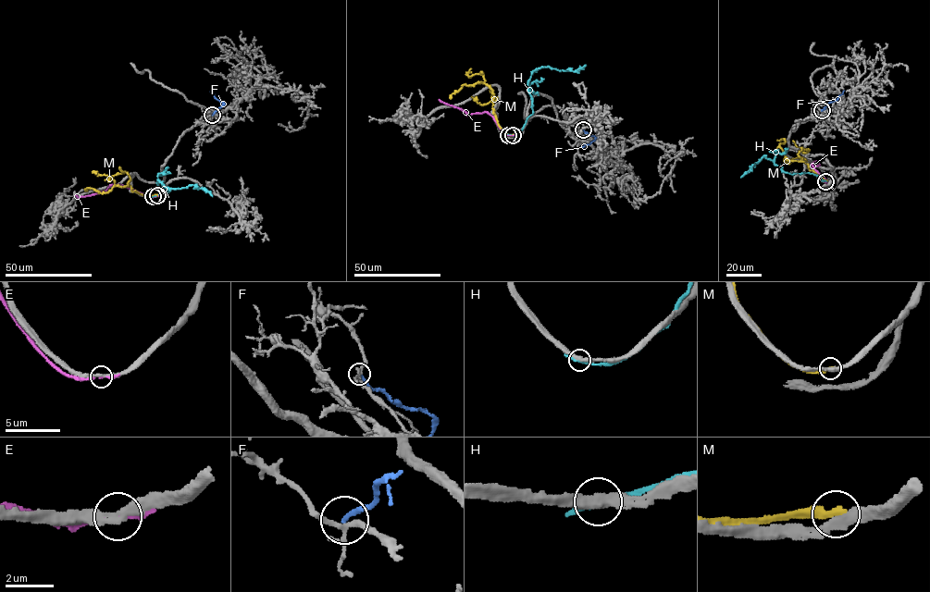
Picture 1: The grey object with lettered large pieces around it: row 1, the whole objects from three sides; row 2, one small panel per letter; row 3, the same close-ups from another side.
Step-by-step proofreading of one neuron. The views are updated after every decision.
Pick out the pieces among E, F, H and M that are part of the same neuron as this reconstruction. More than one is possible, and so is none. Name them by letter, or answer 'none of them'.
none of them

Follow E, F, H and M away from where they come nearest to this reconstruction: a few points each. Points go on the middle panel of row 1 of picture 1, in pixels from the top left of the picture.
E: (512, 135), (504, 134), (489, 113), (468, 115), (439, 100)
F: (583, 129), (595, 139), (580, 147)
H: (508, 135), (514, 135), (522, 129), (532, 114), (528, 85), (532, 72), (548, 67), (576, 71), (586, 65)
M: (513, 135), (506, 134), (498, 124), (492, 107), (492, 91), (487, 85), (481, 82), (464, 84), (451, 98)

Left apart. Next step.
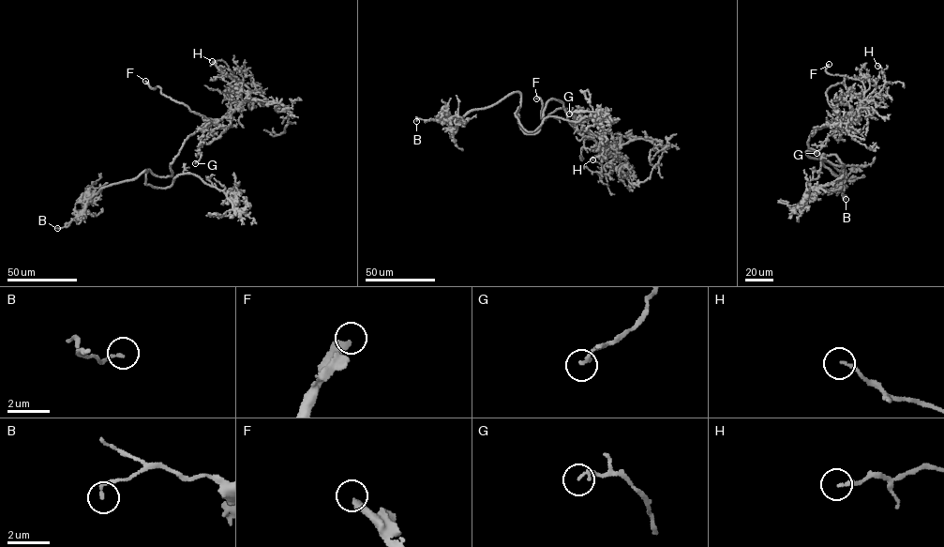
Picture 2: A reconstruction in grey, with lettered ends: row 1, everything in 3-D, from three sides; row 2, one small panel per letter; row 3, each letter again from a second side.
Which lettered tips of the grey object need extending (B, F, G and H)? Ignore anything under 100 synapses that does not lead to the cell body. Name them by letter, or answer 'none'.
F

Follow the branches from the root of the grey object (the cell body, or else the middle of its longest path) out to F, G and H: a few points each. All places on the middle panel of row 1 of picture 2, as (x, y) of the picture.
F: (544, 110), (549, 99), (561, 102), (570, 125), (591, 136), (566, 109), (543, 119), (536, 98)
G: (544, 110), (549, 99), (561, 102), (576, 130), (606, 147), (597, 137), (581, 134), (574, 114), (569, 113)
H: (544, 110), (549, 99), (561, 102), (576, 130), (626, 161), (606, 174), (605, 168), (592, 159)

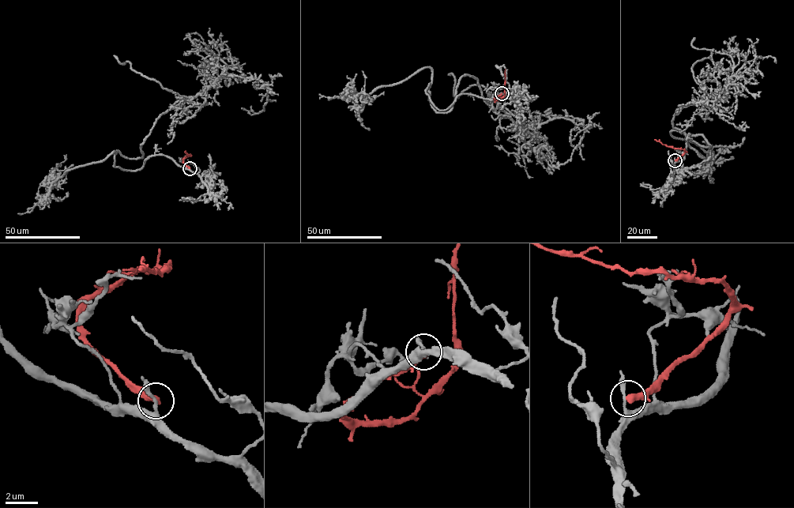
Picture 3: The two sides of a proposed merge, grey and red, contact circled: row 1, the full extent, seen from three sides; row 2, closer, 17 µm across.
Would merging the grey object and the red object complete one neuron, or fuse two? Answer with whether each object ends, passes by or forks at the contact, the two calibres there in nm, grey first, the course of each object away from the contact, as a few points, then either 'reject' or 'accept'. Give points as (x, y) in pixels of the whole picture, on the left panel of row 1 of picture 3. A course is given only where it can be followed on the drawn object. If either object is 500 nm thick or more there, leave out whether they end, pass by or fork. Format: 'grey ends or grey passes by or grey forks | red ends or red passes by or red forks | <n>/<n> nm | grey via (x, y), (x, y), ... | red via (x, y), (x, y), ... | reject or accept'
grey passes by | red ends | 190/400 nm | grey via (190, 168), (114, 154), (142, 157), (160, 114), (221, 76), (268, 88), (241, 108) | red via (190, 168), (182, 160), (190, 155), (184, 152) | reject

